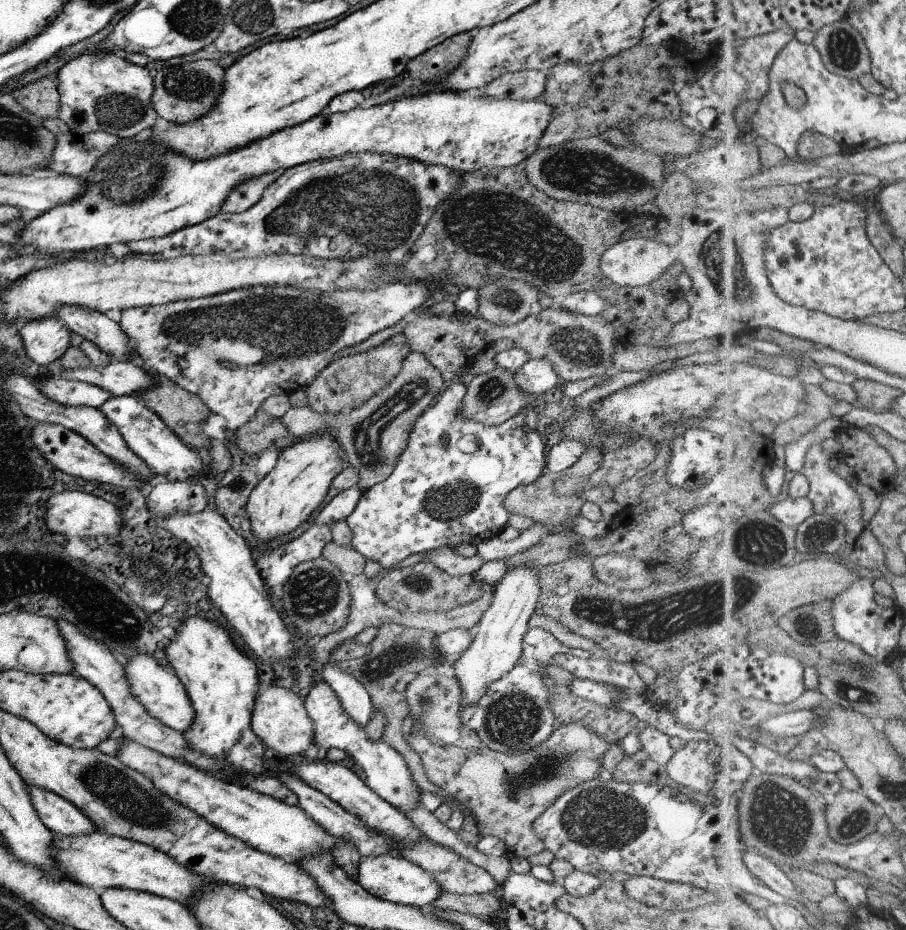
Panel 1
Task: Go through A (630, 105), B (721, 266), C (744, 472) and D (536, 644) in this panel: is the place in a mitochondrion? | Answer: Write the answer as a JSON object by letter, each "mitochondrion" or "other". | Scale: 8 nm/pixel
{"A":"other","B":"mitochondrion","C":"other","D":"other"}

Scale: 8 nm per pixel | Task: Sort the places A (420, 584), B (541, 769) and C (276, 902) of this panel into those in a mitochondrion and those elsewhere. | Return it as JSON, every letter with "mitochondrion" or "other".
{"A":"mitochondrion","B":"mitochondrion","C":"other"}

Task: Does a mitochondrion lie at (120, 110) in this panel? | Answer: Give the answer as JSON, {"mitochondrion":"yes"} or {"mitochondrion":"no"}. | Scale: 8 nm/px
{"mitochondrion":"yes"}

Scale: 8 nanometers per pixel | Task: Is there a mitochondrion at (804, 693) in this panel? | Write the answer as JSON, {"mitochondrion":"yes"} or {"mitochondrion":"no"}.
{"mitochondrion":"no"}

